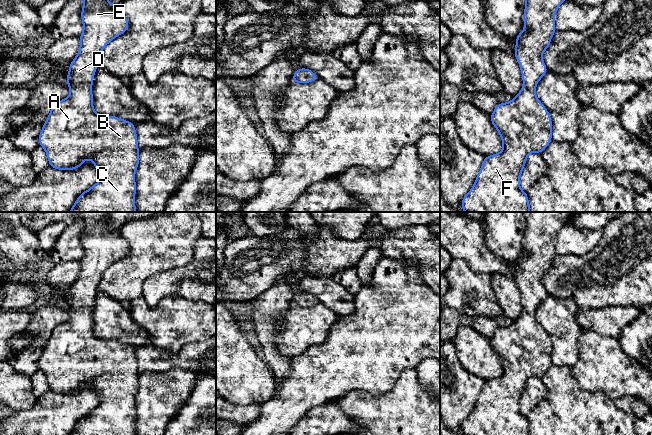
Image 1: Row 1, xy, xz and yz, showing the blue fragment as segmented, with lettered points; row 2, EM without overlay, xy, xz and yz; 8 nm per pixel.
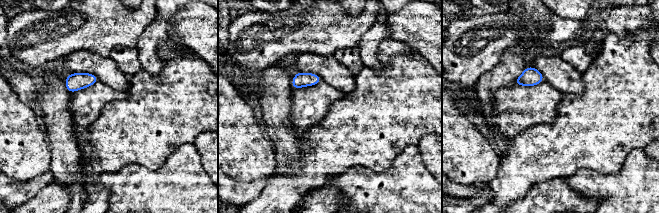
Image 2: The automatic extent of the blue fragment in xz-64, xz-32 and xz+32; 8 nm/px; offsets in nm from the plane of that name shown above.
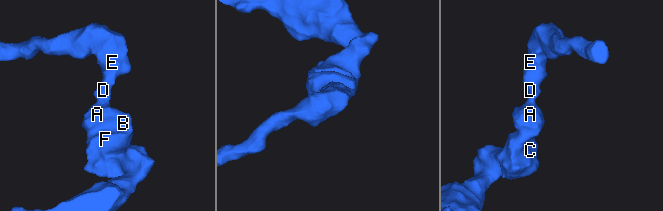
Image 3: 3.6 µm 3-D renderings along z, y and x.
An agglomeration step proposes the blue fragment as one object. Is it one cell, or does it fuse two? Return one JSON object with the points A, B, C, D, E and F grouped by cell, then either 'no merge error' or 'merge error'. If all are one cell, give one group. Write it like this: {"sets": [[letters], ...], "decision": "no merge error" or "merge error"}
{"sets": [["A", "B", "C", "D", "E", "F"]], "decision": "no merge error"}

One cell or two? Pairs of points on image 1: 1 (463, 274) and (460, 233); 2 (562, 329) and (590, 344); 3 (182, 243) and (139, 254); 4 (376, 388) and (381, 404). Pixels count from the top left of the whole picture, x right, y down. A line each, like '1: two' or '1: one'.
1: two
2: two
3: one
4: two

